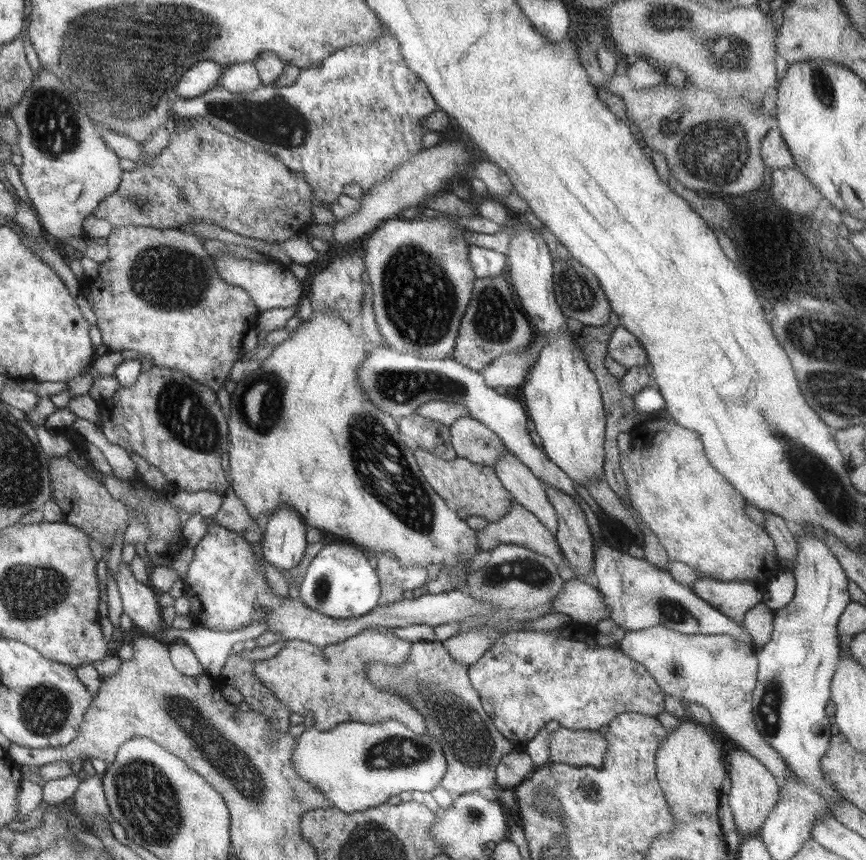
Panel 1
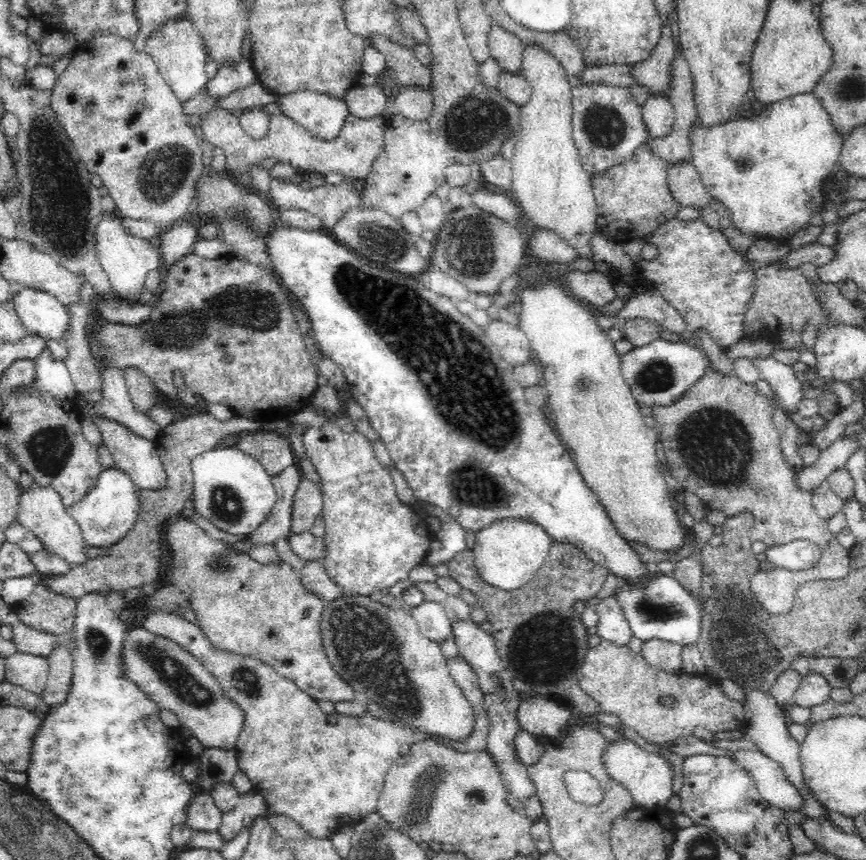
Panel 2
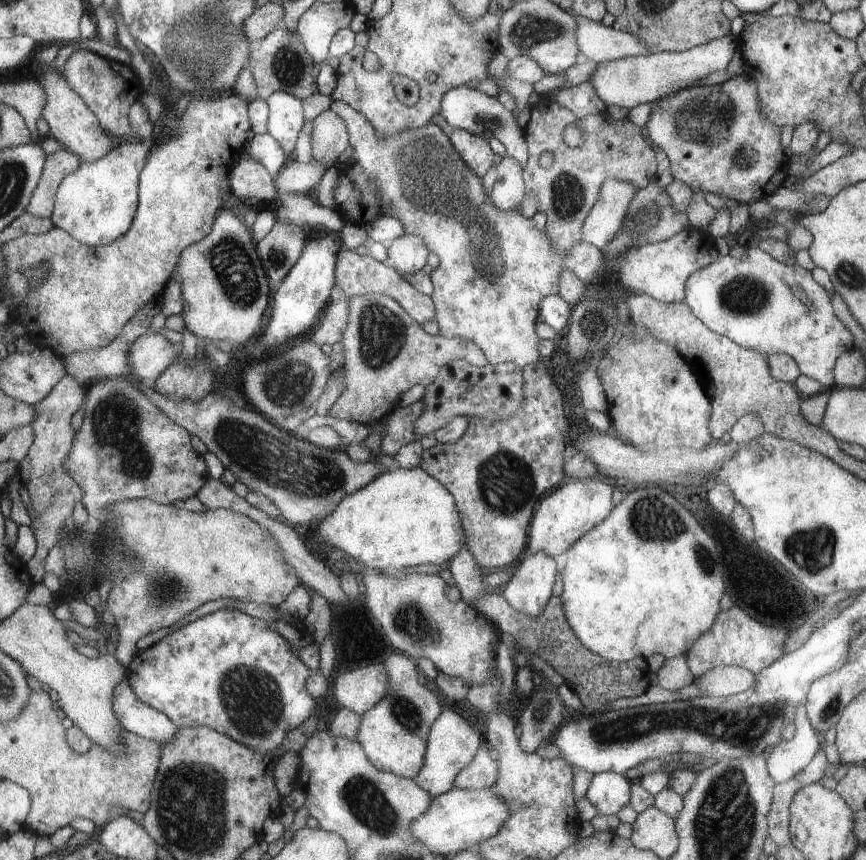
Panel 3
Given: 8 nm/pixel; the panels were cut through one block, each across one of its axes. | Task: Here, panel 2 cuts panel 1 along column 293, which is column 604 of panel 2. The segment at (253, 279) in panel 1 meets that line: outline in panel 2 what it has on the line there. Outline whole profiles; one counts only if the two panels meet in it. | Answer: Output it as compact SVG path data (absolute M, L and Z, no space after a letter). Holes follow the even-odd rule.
M576 270L574 274L566 278L566 284L580 300L592 306L608 306L608 302L612 302L612 298L616 296L606 276L596 274L596 270L586 272L586 274Z

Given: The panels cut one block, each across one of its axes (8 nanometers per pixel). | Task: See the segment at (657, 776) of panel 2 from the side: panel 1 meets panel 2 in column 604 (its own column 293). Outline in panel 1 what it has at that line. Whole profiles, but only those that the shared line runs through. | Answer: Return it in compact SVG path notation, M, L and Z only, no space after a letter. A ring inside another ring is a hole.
M397 720L379 724L347 722L329 732L313 726L305 728L293 750L293 768L303 780L327 796L337 810L353 814L377 808L389 796L399 796L401 792L429 794L441 786L447 774L447 758L441 744L429 732L415 734Z

